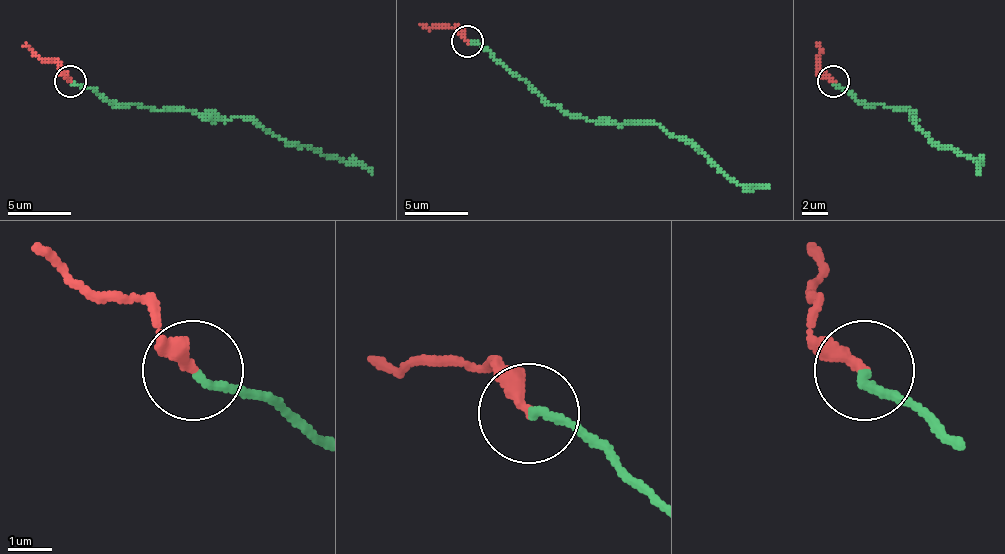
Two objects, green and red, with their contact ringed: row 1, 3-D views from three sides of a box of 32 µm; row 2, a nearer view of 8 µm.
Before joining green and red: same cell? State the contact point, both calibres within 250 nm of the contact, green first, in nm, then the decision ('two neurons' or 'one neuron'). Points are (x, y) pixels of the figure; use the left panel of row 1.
(70, 81) | 180/300 nm | two neurons

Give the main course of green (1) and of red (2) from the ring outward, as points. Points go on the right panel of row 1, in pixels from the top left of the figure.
1: (833, 81), (865, 104), (913, 113), (938, 145), (977, 161), (980, 174)
2: (833, 81), (820, 65), (817, 46)

